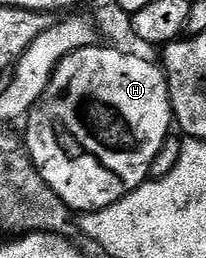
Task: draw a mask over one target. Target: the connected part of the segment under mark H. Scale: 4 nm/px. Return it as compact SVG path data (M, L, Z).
M102 44L90 45L87 49L69 54L55 69L49 87L45 87L41 99L25 118L27 150L37 167L37 171L43 176L45 183L49 183L49 187L53 187L53 191L57 191L57 195L61 195L61 199L66 205L79 215L92 213L98 209L107 209L125 195L129 195L137 187L141 187L143 182L151 177L153 159L157 159L157 151L161 151L161 147L173 133L173 114L171 112L171 96L167 86L167 74L156 62L154 65L153 62L146 61L145 58L138 57L135 53L122 53L119 49L103 48Z

